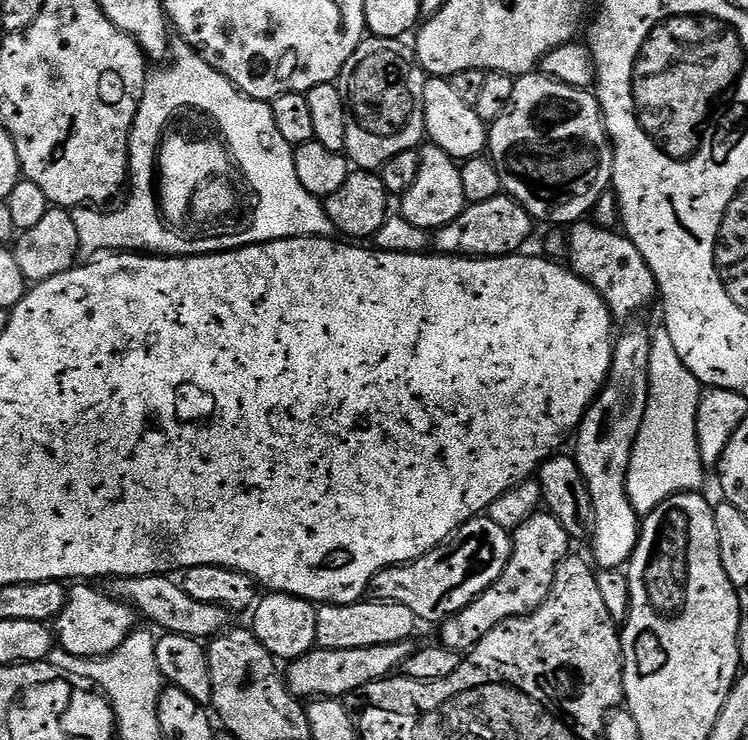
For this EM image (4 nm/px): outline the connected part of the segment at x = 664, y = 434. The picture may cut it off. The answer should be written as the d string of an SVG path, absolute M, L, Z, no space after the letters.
M662 327L652 332L652 345L649 358L649 404L641 432L633 446L630 466L628 467L628 497L637 514L653 512L666 498L679 492L695 492L703 489L706 466L700 461L698 438L696 437L696 419L702 395L702 385L694 378L690 370L678 358L670 334Z

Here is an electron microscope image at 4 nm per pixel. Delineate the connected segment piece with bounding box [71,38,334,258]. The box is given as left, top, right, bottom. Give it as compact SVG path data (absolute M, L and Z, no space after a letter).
M179 38L173 39L170 44L170 59L163 66L149 75L148 81L144 84L144 97L140 99L138 106L138 114L134 114L134 122L130 130L130 138L128 139L128 178L130 187L126 192L126 199L123 201L124 209L121 212L112 212L116 210L97 210L91 206L81 206L79 208L71 209L72 217L74 218L74 227L78 229L78 242L80 243L81 253L85 257L92 258L97 254L115 254L117 252L139 252L149 256L208 256L211 252L226 252L230 245L220 240L208 240L208 243L184 243L183 240L178 240L176 236L168 235L160 228L159 220L156 219L155 205L152 204L151 194L151 167L152 167L152 152L155 151L156 138L160 133L160 124L164 124L164 120L168 119L168 112L172 112L172 108L178 108L180 104L200 104L200 108L208 108L208 112L216 112L214 119L220 120L220 124L224 124L222 130L222 139L232 152L232 156L242 166L242 171L248 172L248 180L252 180L252 184L256 184L256 192L260 192L260 216L256 216L255 231L252 232L252 237L248 239L249 244L269 244L271 240L293 240L295 236L318 236L321 238L328 238L333 235L334 229L330 218L324 213L324 205L315 196L311 196L306 190L306 186L302 186L301 180L298 178L298 170L294 170L294 148L293 145L286 142L286 138L282 138L282 134L278 134L278 126L274 126L274 114L272 113L271 103L267 100L255 100L250 98L244 92L240 92L230 83L230 81L222 75L218 70L214 70L207 64L198 53L191 48L191 46Z

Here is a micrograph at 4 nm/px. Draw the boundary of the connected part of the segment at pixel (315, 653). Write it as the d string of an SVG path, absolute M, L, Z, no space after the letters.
M407 640L358 650L326 650L317 647L287 665L286 683L297 698L344 698L347 692L359 693L370 682L391 677L397 670L403 669L406 658L410 658L413 651L413 645Z

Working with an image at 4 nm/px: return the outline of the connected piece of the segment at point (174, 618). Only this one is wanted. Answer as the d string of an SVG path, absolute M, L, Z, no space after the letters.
M114 576L105 579L102 584L104 595L131 604L141 617L153 620L165 633L173 632L183 636L193 636L201 642L211 641L229 627L230 613L227 608L203 604L198 598L190 598L186 590L175 579L162 576Z

